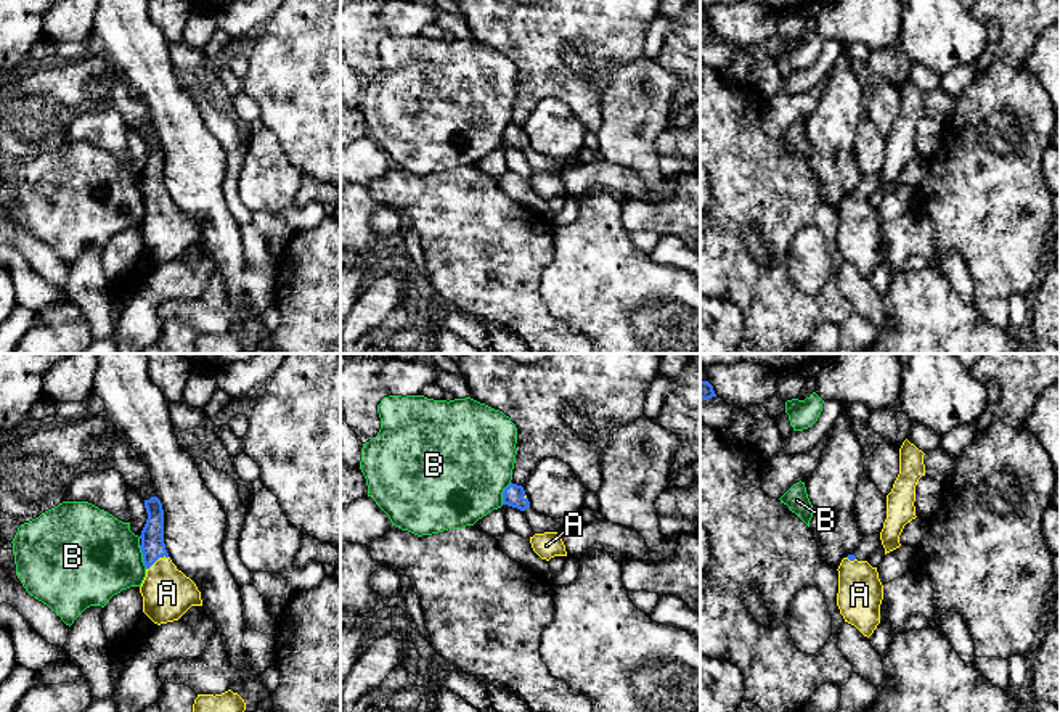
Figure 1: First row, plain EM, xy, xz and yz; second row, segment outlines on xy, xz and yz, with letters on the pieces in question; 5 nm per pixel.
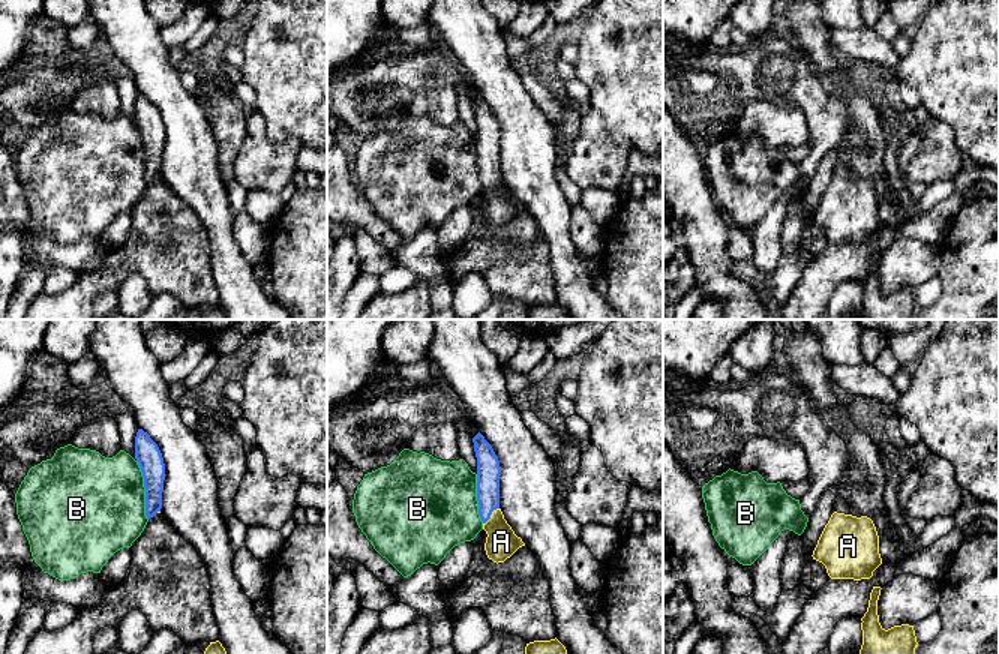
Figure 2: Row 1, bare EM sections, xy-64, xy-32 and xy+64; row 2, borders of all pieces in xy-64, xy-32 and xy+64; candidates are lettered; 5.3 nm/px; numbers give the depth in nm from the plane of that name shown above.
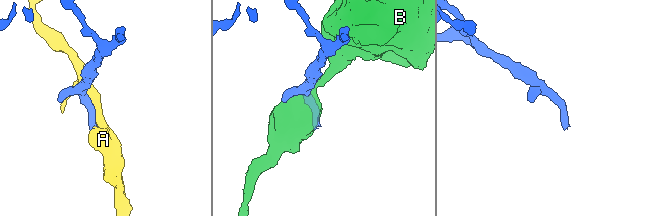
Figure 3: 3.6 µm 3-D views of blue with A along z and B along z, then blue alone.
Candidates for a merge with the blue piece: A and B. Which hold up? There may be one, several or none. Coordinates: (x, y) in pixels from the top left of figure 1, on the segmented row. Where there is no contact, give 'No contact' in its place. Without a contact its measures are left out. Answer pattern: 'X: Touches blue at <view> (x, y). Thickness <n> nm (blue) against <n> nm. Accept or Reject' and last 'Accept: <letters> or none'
A: Touches blue at xy (158, 558). Thickness 120 nm (blue) against 260 nm. Accept
B: Touches blue at xy (143, 556). Thickness 120 nm (blue) against 440 nm. Reject
Accept: A

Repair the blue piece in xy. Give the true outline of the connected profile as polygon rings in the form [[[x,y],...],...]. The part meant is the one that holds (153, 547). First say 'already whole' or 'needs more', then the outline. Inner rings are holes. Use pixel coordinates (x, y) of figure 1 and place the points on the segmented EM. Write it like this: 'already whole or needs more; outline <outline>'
needs more; outline [[[157,497],[145,500],[148,513],[141,530],[146,577],[140,587],[143,612],[157,625],[178,620],[191,606],[202,606],[201,591],[172,563],[164,543],[164,509]]]

